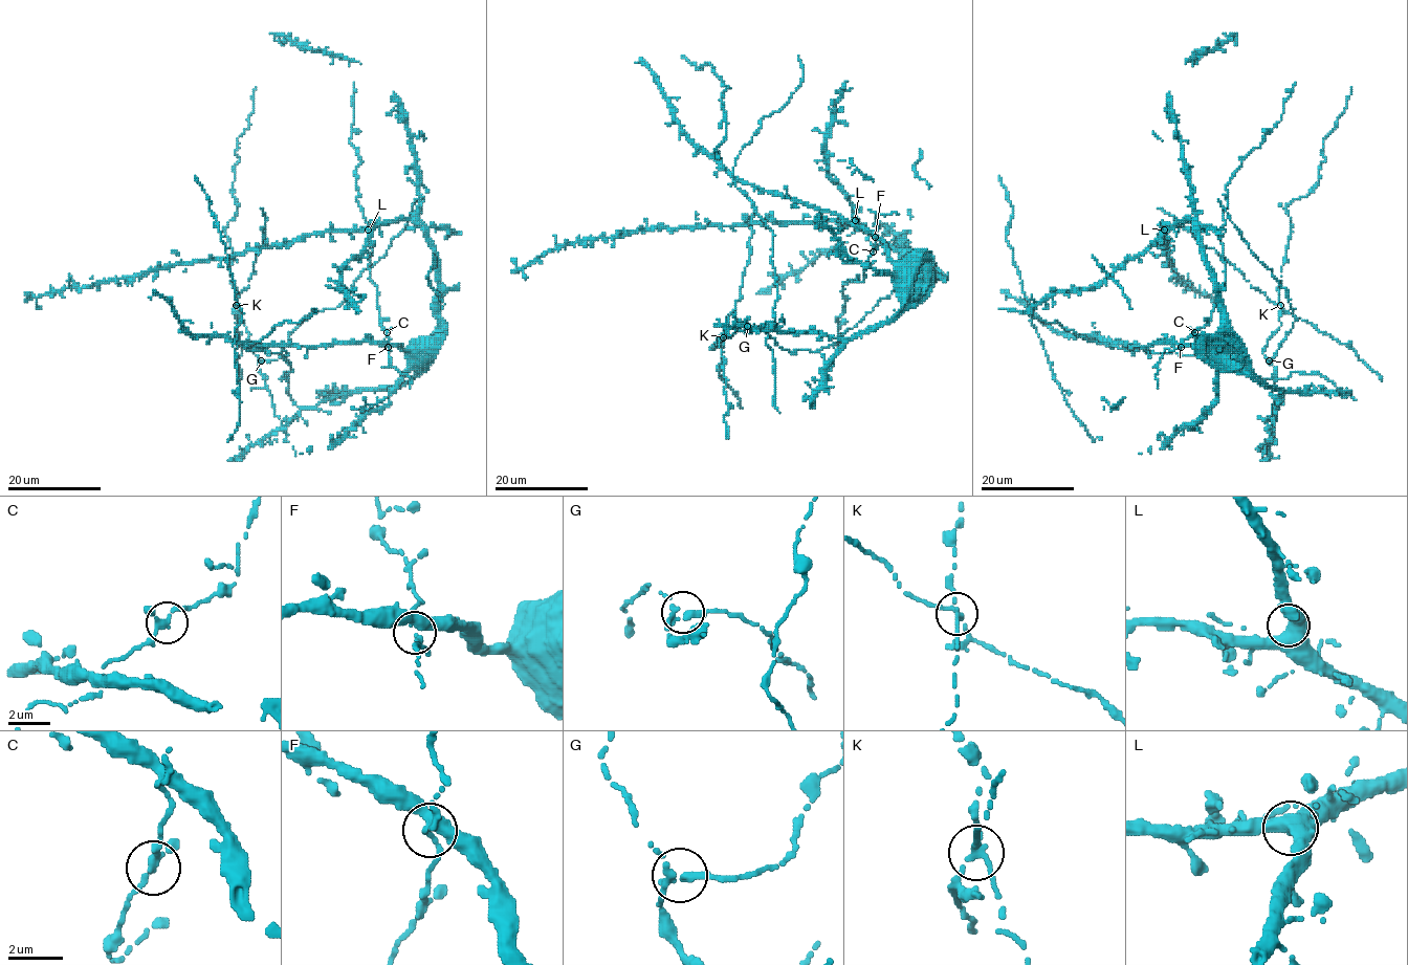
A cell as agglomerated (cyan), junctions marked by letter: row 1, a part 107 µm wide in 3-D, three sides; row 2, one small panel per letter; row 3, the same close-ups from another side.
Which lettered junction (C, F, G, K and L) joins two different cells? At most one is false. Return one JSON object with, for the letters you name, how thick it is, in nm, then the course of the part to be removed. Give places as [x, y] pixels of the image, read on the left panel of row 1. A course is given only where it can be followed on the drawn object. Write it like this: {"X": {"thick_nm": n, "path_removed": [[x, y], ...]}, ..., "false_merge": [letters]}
{"K": {"thick_nm": 220, "path_removed": [[237, 305], [240, 292], [248, 287], [257, 250], [263, 241], [262, 228], [267, 219], [260, 207]]}, "false_merge": ["K"]}

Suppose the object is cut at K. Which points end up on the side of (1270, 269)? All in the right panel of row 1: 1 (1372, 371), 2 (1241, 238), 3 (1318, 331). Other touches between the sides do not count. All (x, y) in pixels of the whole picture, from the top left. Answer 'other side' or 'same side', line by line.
1: other side
2: same side
3: other side

